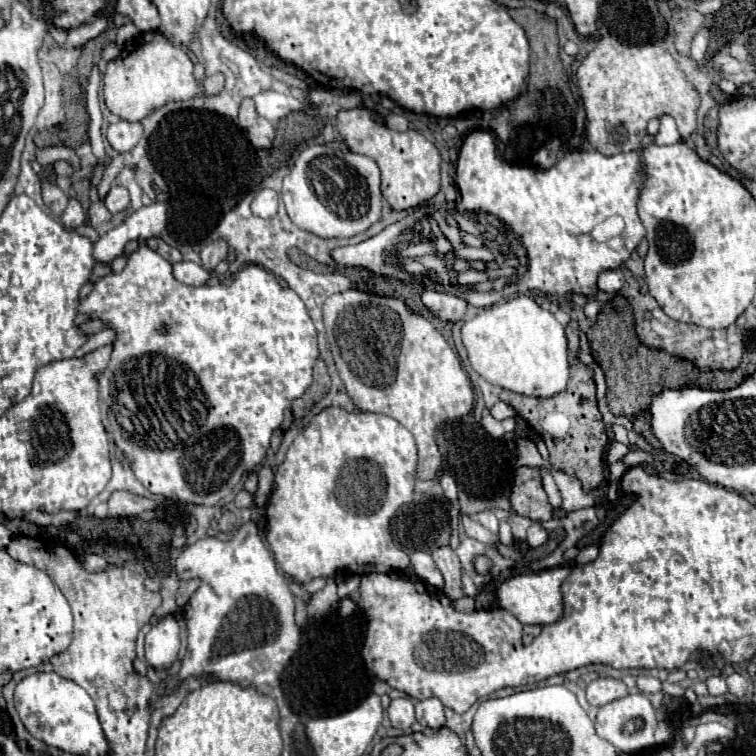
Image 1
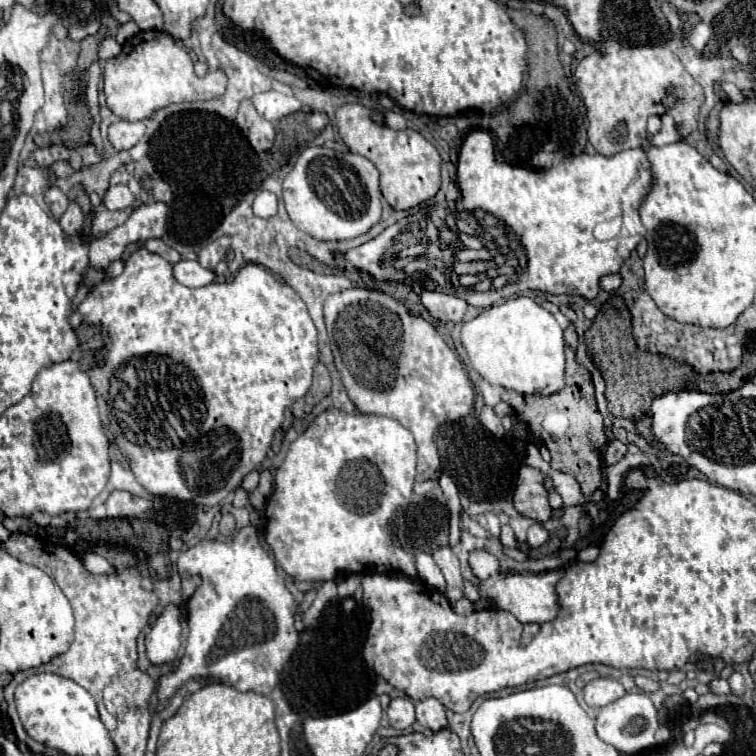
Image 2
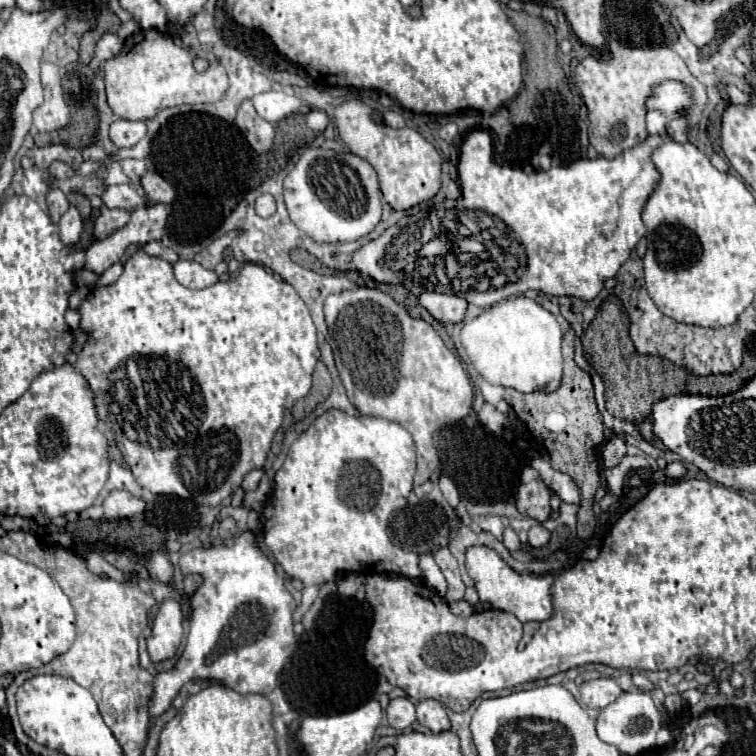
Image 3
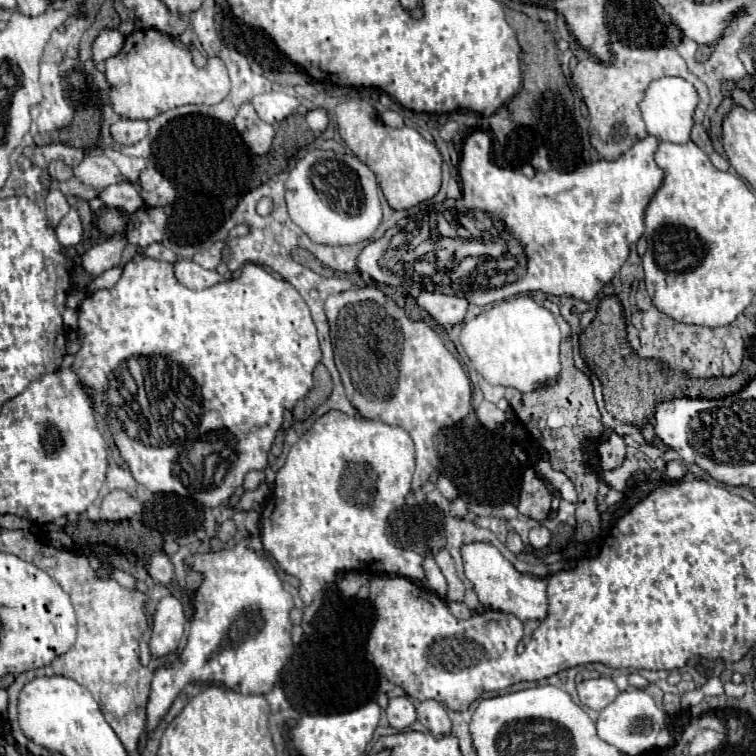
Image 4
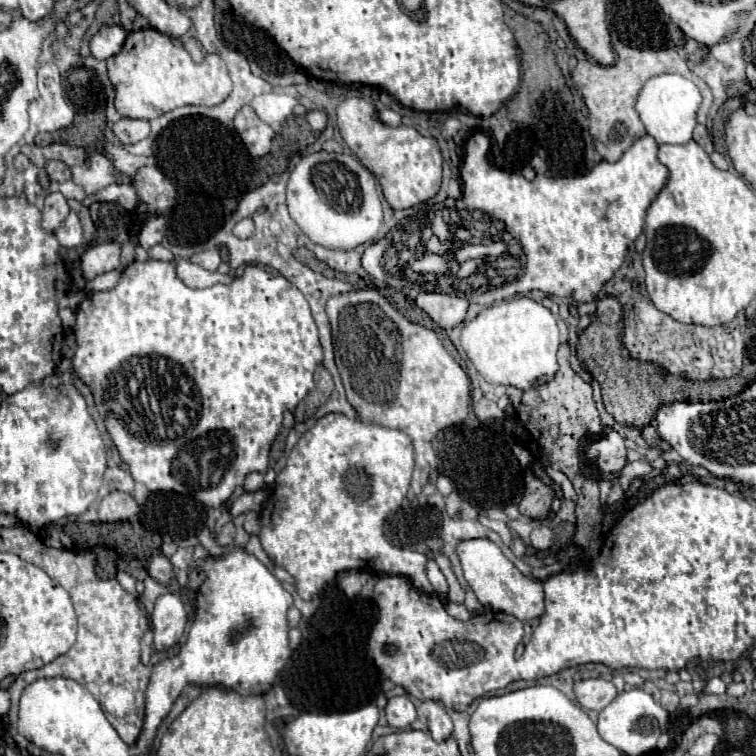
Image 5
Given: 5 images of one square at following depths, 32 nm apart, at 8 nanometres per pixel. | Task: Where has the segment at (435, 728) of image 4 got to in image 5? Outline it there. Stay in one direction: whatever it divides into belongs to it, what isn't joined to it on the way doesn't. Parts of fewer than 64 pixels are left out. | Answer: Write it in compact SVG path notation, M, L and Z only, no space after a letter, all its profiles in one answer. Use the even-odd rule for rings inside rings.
M428 700L428 702L418 702L416 710L418 710L418 718L428 726L428 730L436 742L442 742L452 736L454 726L442 706Z

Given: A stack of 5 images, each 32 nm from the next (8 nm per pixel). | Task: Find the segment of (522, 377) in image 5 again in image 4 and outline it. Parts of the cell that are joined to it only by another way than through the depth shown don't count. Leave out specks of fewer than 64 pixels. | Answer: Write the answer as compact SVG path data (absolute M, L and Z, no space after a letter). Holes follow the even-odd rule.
M516 296L486 308L474 320L464 324L460 342L474 368L490 384L530 392L534 388L554 384L560 374L560 328L556 318L550 310L528 296Z

